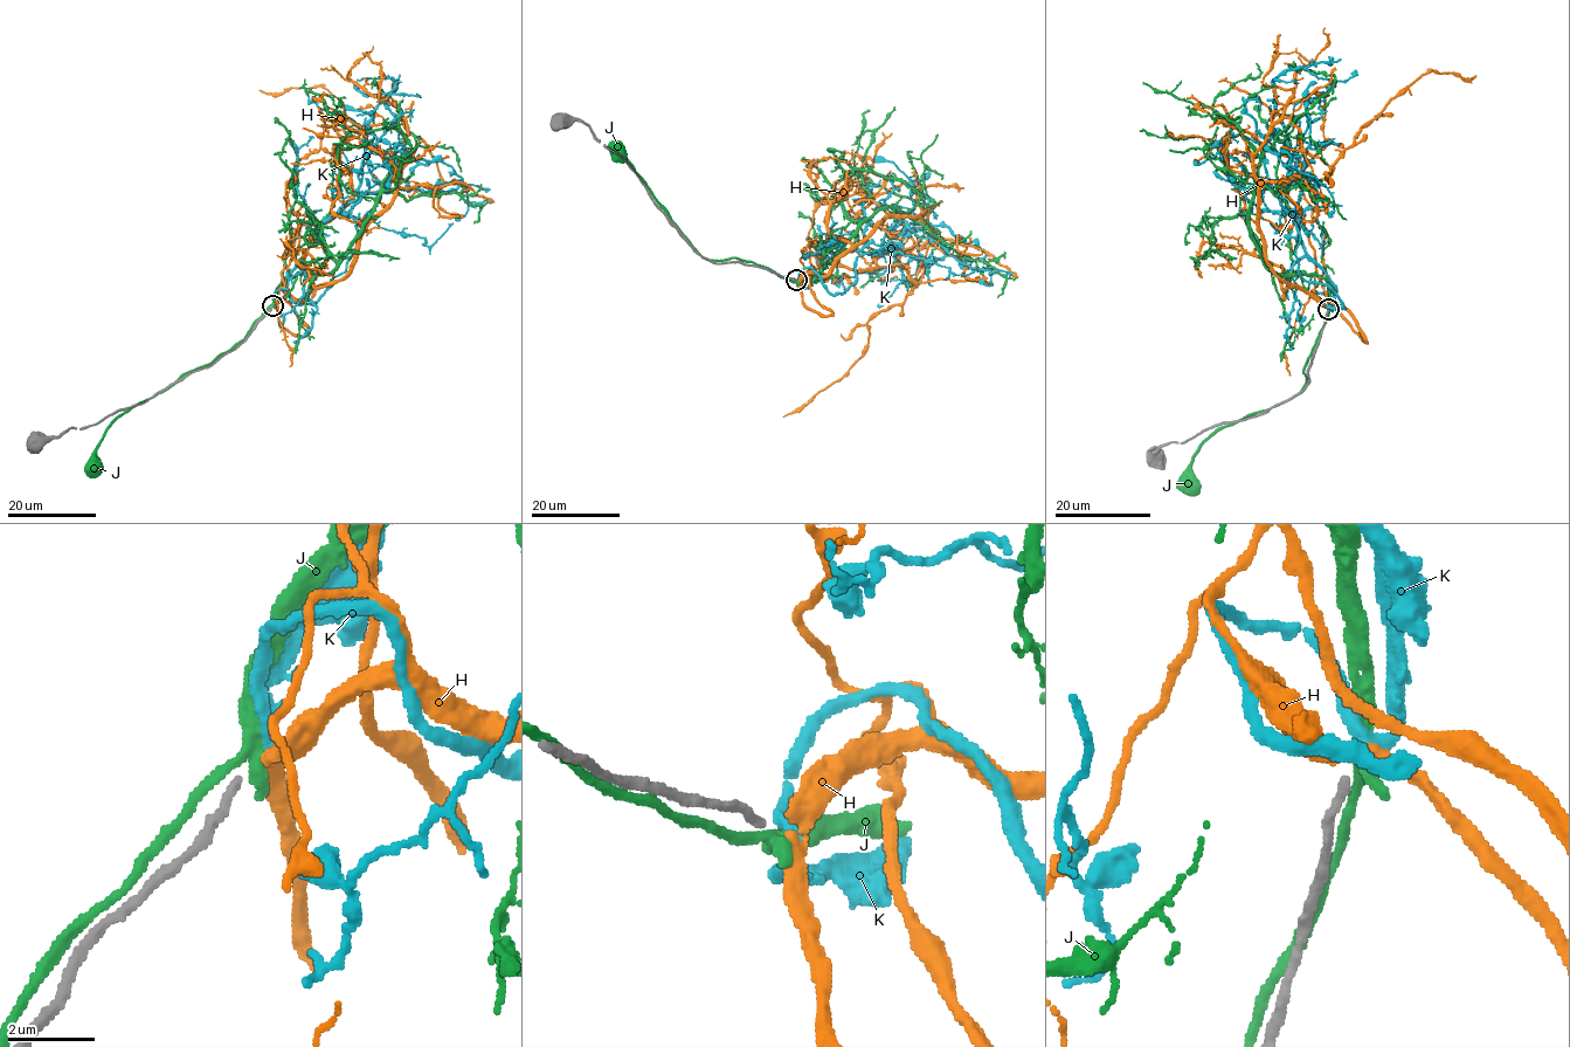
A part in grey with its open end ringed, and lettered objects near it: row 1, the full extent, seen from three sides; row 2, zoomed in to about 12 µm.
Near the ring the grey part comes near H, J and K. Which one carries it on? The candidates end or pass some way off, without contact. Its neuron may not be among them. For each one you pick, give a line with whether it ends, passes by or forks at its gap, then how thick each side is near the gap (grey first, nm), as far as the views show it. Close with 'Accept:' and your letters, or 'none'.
H: it passes by; 190 nm thick on the grey side, 320 nm on the other
Accept: H

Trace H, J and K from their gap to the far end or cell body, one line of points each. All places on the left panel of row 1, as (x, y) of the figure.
H: (275, 304), (303, 336), (284, 295), (302, 226), (330, 221), (392, 172), (322, 85), (260, 90)
J: (271, 305), (229, 349), (118, 417), (98, 442), (97, 468)
K: (275, 303), (324, 221), (338, 214), (361, 219), (403, 156), (433, 162), (410, 155), (378, 97)

